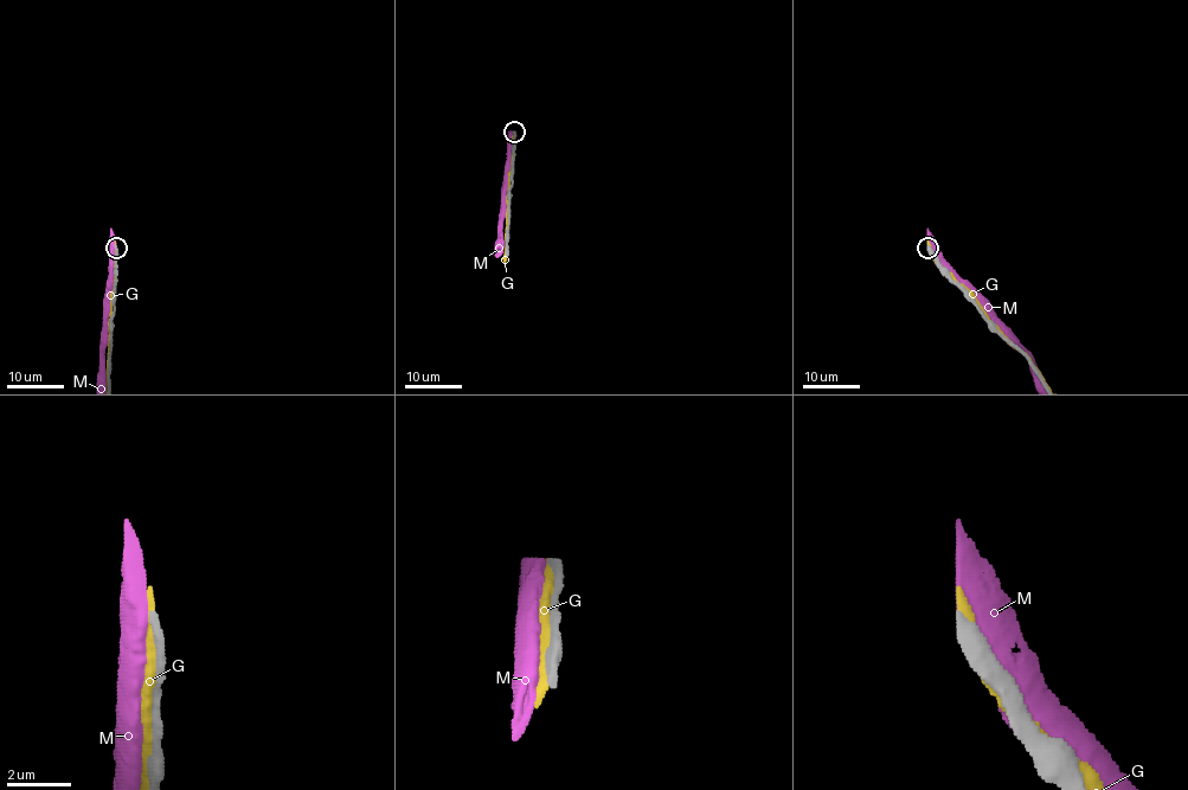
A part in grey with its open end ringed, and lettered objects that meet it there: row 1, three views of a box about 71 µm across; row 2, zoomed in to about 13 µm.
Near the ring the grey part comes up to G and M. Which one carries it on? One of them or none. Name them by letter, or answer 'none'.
none

